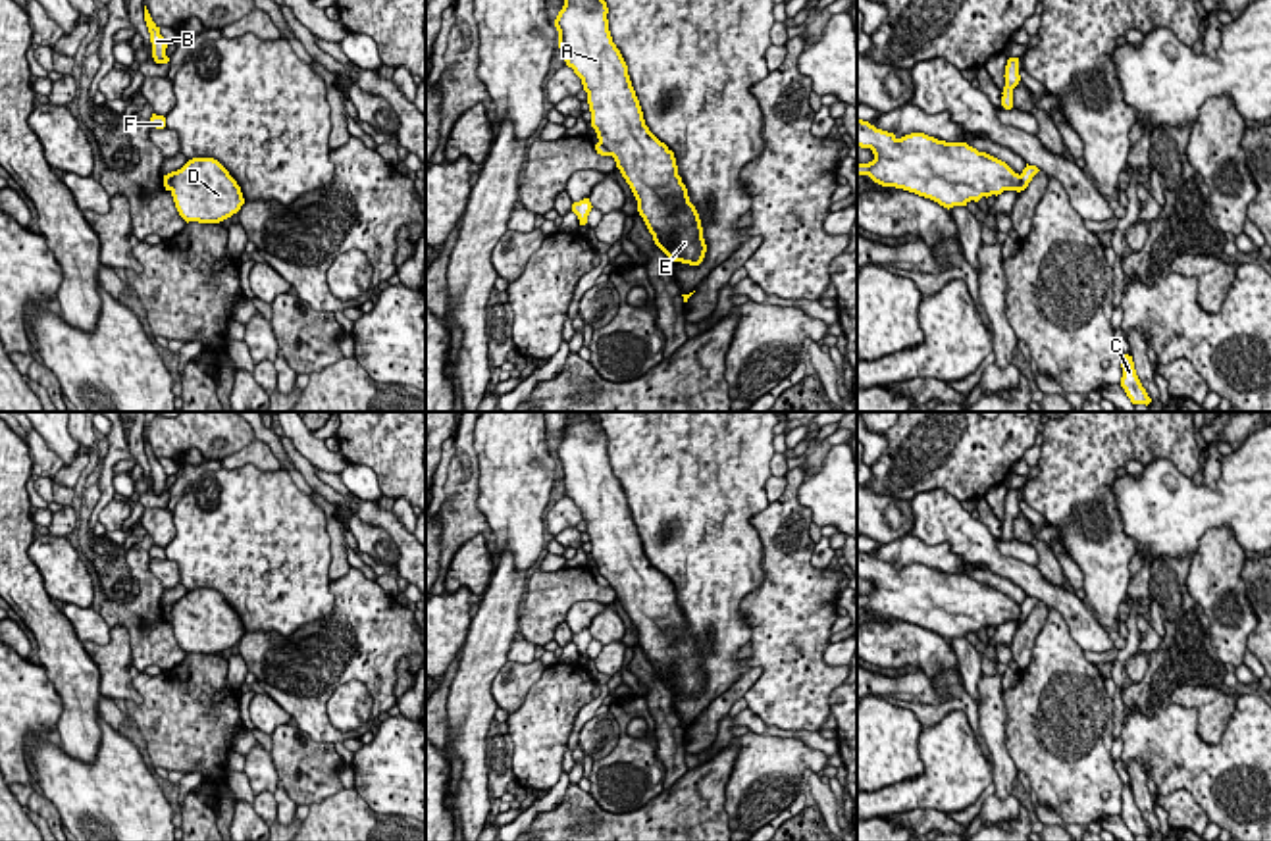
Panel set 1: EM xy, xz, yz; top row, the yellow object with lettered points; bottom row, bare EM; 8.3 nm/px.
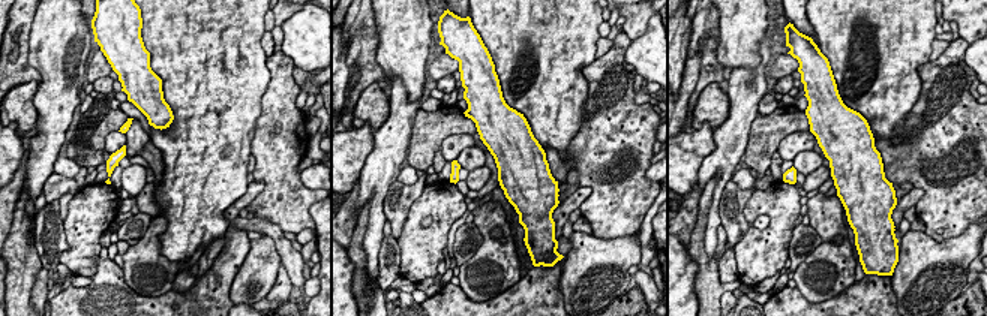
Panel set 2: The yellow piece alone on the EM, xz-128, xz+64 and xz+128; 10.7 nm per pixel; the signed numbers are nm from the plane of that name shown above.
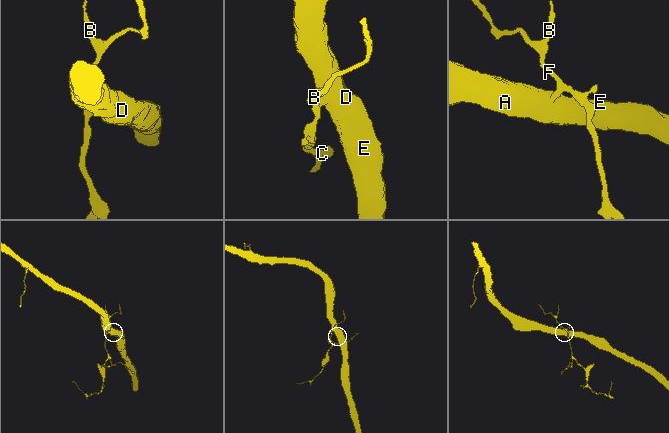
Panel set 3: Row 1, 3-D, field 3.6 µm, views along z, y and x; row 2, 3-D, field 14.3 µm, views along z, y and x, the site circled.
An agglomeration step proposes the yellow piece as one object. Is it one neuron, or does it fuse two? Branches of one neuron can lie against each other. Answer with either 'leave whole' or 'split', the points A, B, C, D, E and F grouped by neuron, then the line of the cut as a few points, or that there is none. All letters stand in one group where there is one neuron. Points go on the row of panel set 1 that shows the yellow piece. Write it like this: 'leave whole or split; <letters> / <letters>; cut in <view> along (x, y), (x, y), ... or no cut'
split; A D E / B C F; cut in yz along (1019, 176), (1021, 189)

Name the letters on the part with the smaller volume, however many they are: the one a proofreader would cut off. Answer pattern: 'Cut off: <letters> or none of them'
Cut off: B, C, F

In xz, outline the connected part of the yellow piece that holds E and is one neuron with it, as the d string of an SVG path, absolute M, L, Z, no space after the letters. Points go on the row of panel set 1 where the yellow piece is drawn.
M564 0L555 19L564 62L582 79L591 127L630 185L655 244L672 260L699 266L707 244L674 152L645 125L628 65L612 42L605 0Z

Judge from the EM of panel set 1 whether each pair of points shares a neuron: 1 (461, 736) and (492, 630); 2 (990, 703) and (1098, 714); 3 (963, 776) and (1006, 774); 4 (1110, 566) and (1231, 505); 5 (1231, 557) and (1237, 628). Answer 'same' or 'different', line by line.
1: same
2: different
3: different
4: different
5: same

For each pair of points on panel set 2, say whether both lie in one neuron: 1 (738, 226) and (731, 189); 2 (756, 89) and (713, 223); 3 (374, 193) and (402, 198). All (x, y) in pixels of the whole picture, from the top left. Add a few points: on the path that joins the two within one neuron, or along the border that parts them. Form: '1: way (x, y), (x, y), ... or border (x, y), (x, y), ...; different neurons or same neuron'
1: way (732, 217), (732, 198); same neuron
2: way (738, 122), (725, 158), (725, 177), (719, 190); same neuron
3: border (396, 178), (384, 199), (386, 220); different neurons

